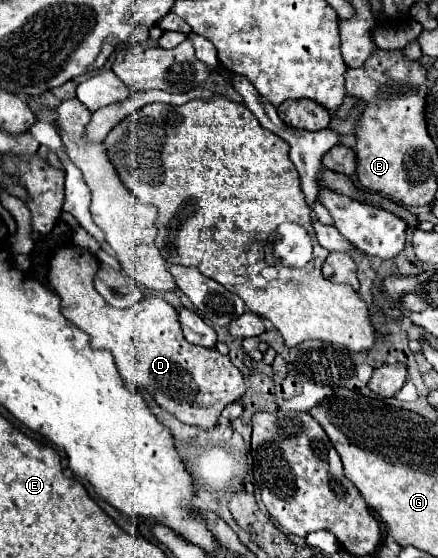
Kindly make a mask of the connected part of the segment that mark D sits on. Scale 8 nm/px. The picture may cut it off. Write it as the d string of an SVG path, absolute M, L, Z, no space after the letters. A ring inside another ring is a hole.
M77 244L61 246L55 252L55 256L49 264L49 284L61 298L61 314L71 324L75 324L77 328L81 328L83 332L87 332L91 336L93 348L109 350L115 358L119 374L127 382L145 388L161 408L165 408L167 412L171 412L185 424L199 426L205 430L213 428L217 424L221 410L229 402L235 402L237 398L241 398L245 394L243 374L231 364L229 356L219 354L215 348L203 348L203 346L195 346L195 344L187 342L179 328L179 322L177 322L177 310L171 304L167 304L163 298L147 296L127 310L125 308L117 310L117 308L109 306L101 298L101 294L93 288L93 278L97 274L97 268L99 268L99 258L93 252L89 252L87 248L81 248Z

